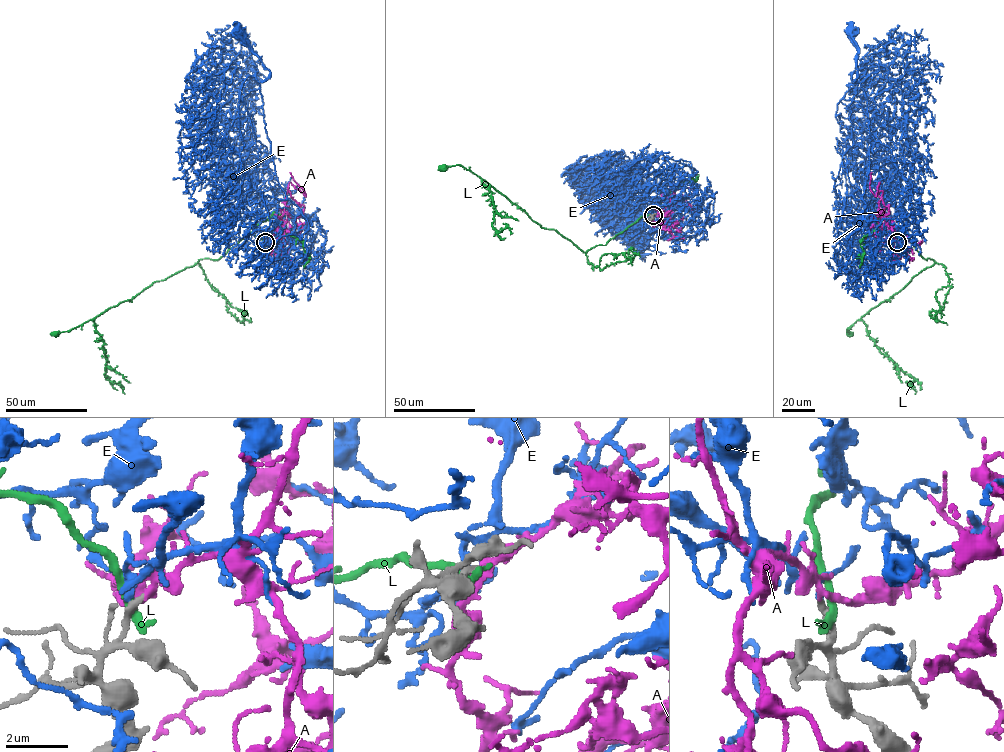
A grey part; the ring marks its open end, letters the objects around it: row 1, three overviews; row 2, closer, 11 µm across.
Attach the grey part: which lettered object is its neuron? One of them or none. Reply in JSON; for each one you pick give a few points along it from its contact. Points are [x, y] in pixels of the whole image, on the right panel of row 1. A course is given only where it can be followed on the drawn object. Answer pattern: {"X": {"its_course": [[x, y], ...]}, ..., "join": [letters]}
{"A": {"its_course": [[897, 242], [880, 216], [880, 190], [878, 195], [884, 205], [889, 205], [885, 216], [896, 239]]}, "join": ["A"]}

